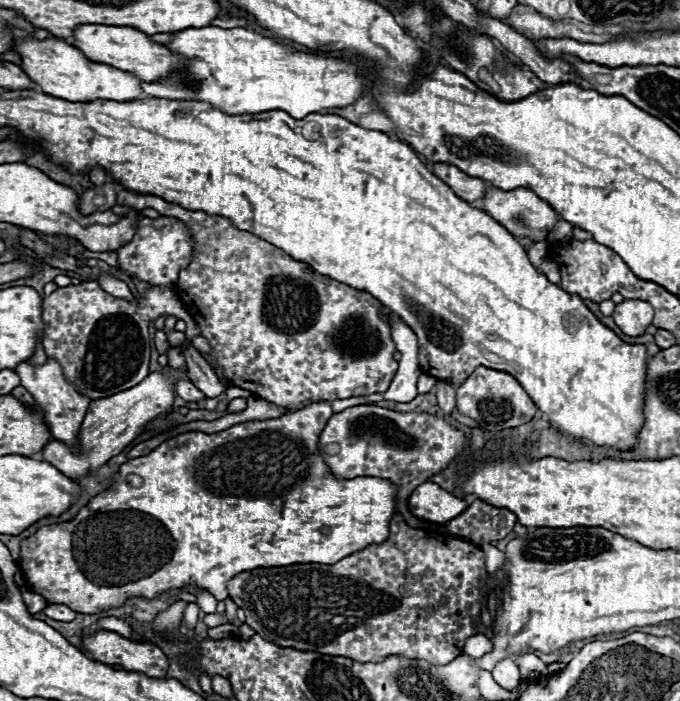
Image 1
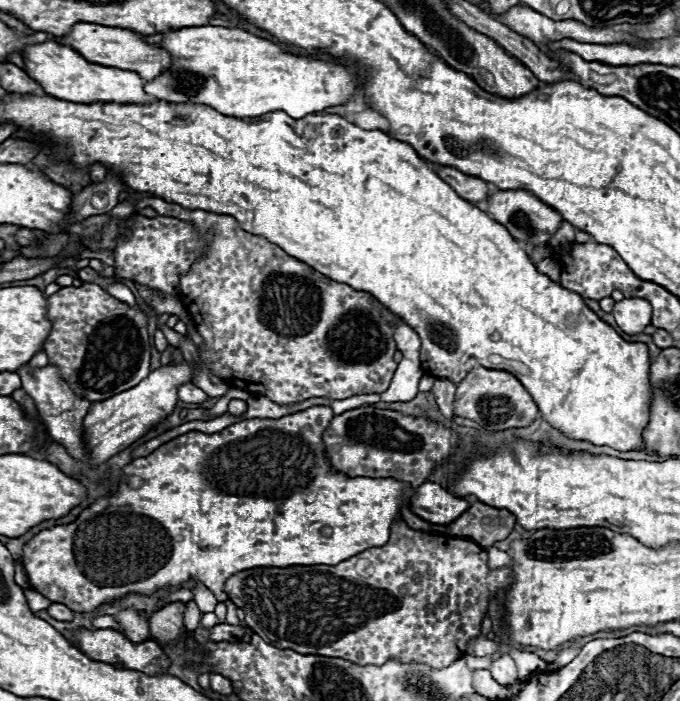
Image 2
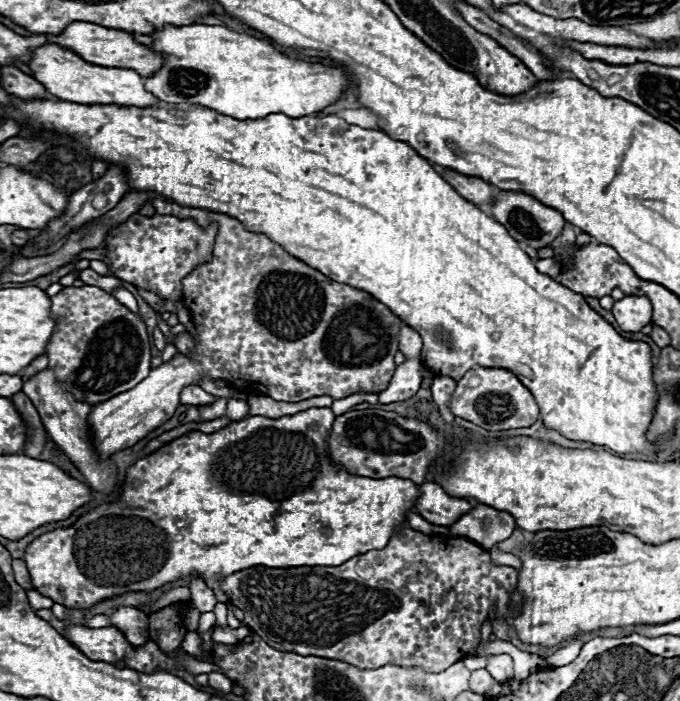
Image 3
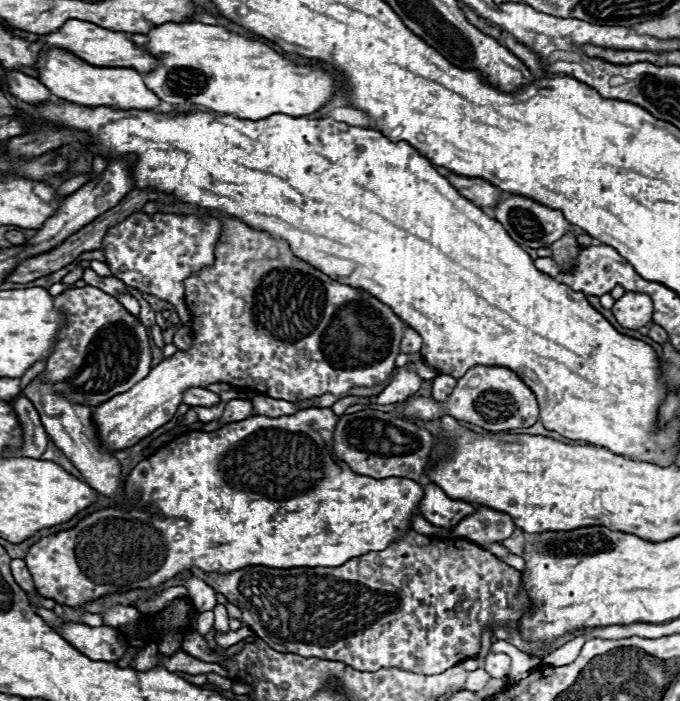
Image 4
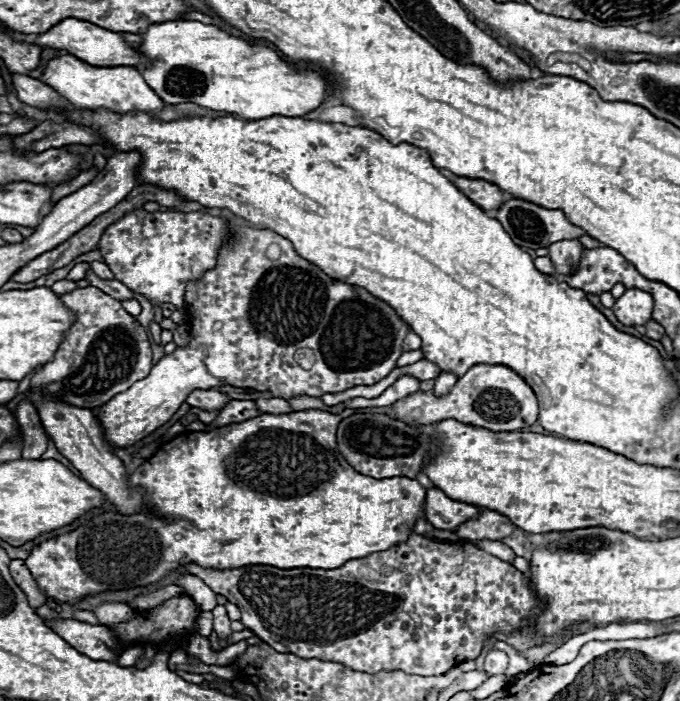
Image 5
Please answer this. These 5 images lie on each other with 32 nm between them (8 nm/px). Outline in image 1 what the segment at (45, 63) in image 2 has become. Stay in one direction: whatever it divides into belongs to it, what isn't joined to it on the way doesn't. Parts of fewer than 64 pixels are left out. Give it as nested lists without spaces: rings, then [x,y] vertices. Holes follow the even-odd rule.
[[[26,34],[24,38],[14,38],[12,50],[20,56],[22,70],[48,96],[62,98],[68,102],[88,102],[98,98],[104,98],[104,100],[148,98],[144,92],[140,92],[140,80],[136,76],[122,72],[114,66],[88,60],[76,46],[70,46],[62,38],[52,36],[46,40],[38,40],[34,34]]]

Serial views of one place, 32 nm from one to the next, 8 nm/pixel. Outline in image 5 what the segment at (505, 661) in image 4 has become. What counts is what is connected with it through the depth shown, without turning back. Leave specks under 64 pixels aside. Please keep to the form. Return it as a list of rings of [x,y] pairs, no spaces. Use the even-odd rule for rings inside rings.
[[[490,650],[486,654],[486,660],[484,660],[484,670],[490,674],[490,676],[502,676],[508,668],[508,656],[506,652],[500,652],[500,650]]]

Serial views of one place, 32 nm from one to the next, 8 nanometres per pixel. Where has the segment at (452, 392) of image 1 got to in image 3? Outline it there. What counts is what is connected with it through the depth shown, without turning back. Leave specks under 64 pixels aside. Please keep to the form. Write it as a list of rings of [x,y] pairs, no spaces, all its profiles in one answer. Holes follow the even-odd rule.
[[[436,376],[436,378],[434,378],[434,384],[432,384],[432,388],[430,388],[436,406],[442,410],[444,420],[446,420],[448,424],[454,424],[454,414],[452,414],[450,408],[448,408],[450,400],[452,400],[454,388],[456,388],[456,382],[454,382],[452,378],[448,378],[448,376]]]

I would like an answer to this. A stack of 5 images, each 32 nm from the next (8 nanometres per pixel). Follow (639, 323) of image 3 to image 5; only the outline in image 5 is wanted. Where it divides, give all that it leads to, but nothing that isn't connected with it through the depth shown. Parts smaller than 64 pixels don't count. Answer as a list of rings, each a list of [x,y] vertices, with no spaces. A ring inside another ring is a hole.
[[[626,290],[612,306],[616,318],[624,326],[644,326],[652,318],[652,296],[642,290]]]

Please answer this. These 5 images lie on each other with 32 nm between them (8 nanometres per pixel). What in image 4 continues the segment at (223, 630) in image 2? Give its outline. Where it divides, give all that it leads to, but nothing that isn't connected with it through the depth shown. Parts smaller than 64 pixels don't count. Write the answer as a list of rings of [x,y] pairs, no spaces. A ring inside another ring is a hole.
[[[243,626],[237,631],[230,630],[227,633],[216,633],[215,640],[219,646],[228,648],[243,639],[254,636],[254,633],[246,626]]]

